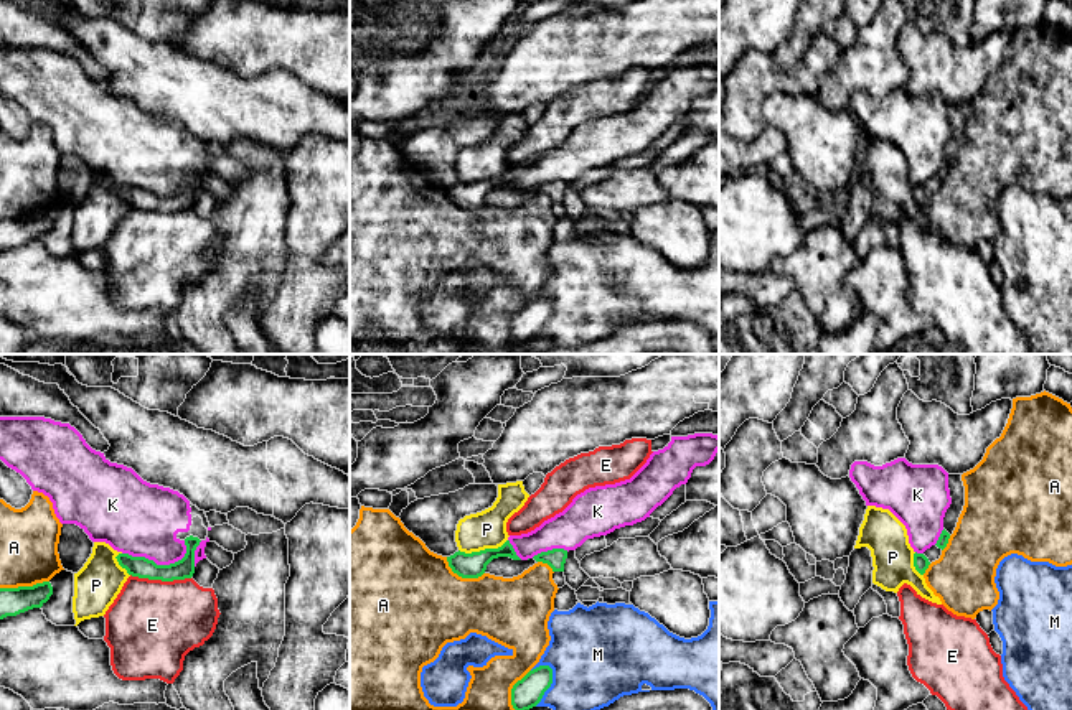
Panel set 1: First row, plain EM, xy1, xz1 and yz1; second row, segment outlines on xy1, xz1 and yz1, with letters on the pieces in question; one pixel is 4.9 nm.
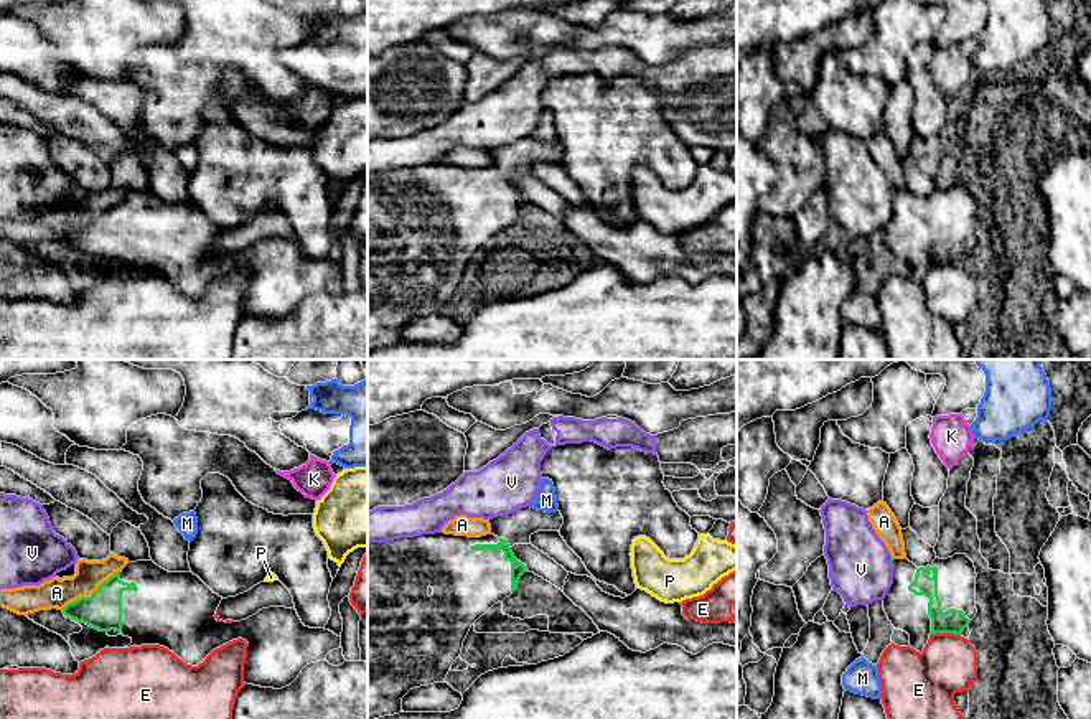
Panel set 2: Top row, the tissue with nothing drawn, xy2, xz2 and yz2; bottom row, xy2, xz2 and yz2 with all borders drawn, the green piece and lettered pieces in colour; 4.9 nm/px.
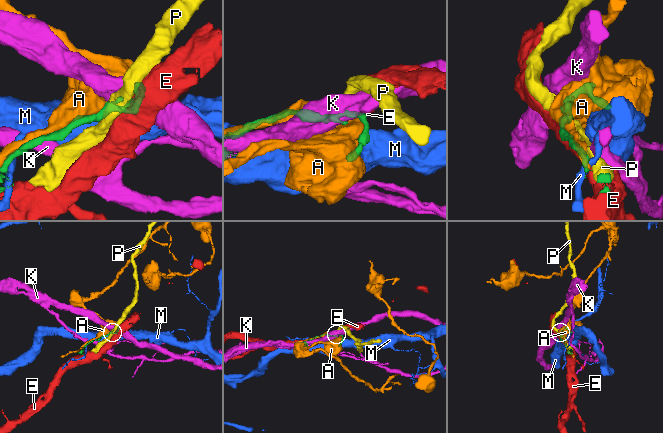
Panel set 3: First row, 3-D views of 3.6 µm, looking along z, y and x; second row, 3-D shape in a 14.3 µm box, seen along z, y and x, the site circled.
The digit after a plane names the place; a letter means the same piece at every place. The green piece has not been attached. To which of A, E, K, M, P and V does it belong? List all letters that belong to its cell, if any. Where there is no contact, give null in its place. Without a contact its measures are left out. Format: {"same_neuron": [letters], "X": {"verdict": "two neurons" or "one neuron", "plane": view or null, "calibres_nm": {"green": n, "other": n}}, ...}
{"same_neuron": [], "A": {"verdict": "two neurons", "plane": "xy1", "calibres_nm": {"green": 130, "other": 280}}, "E": {"verdict": "two neurons", "plane": "xy1", "calibres_nm": {"green": 100, "other": 440}}, "K": {"verdict": "two neurons", "plane": "xy1", "calibres_nm": {"green": 100, "other": 360}}, "M": {"verdict": "two neurons", "plane": "xz1", "calibres_nm": {"green": 140, "other": 420}}, "P": {"verdict": "two neurons", "plane": "xz1", "calibres_nm": {"green": 130, "other": 190}}, "V": {"verdict": "two neurons", "plane": "yz2", "calibres_nm": {"green": 20, "other": 320}}}

